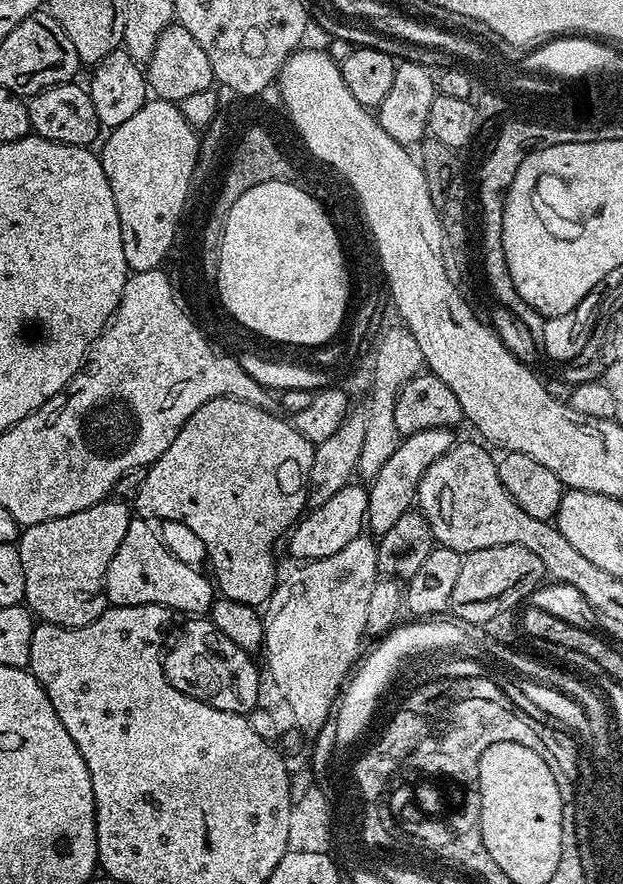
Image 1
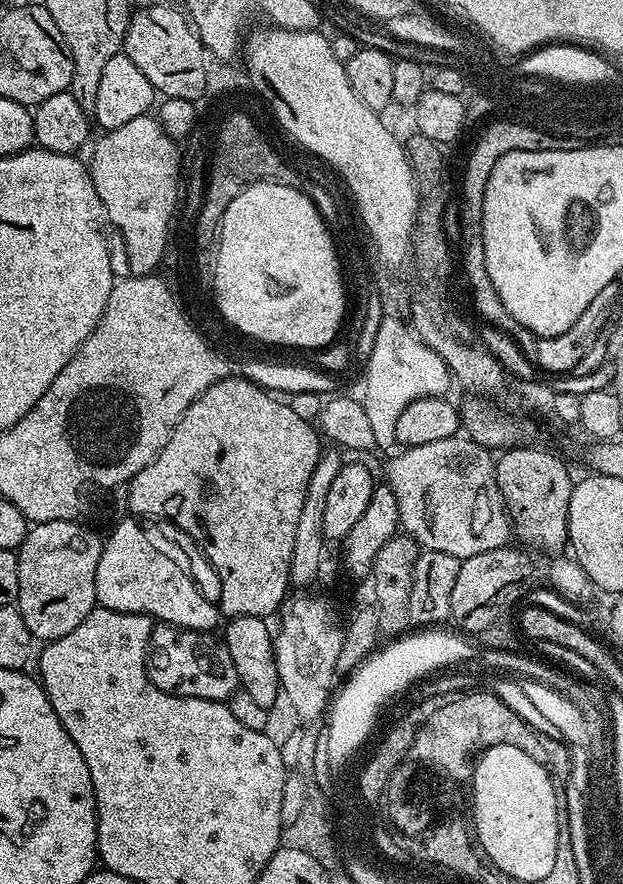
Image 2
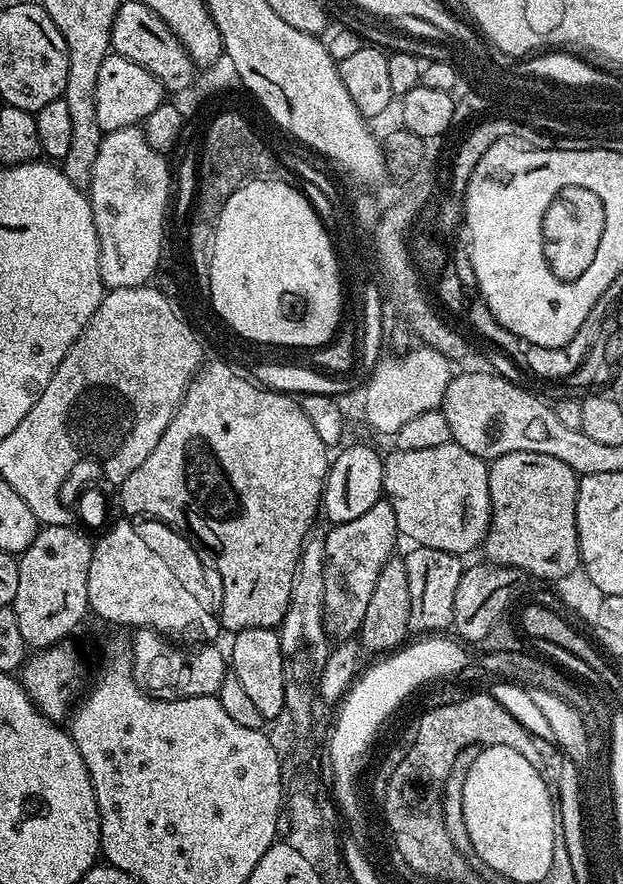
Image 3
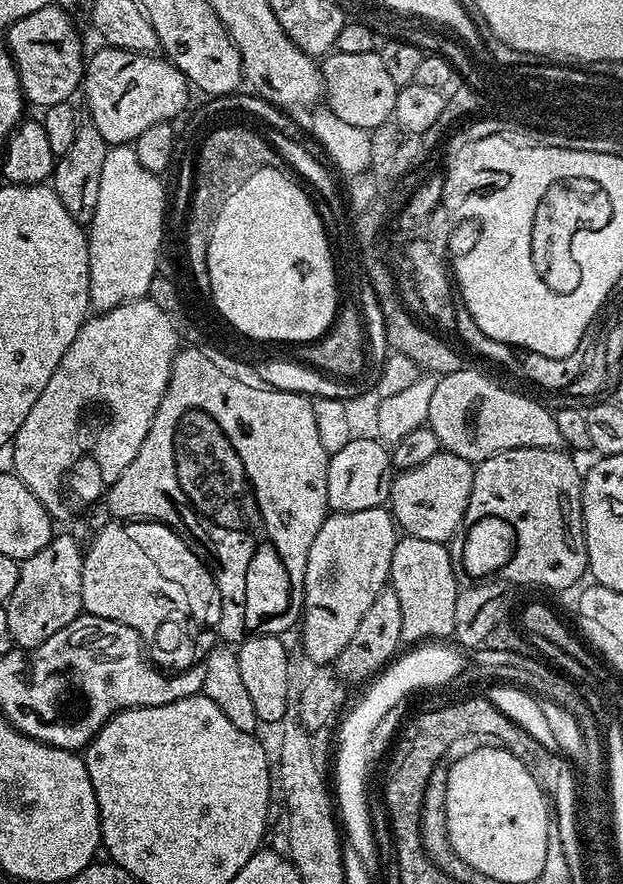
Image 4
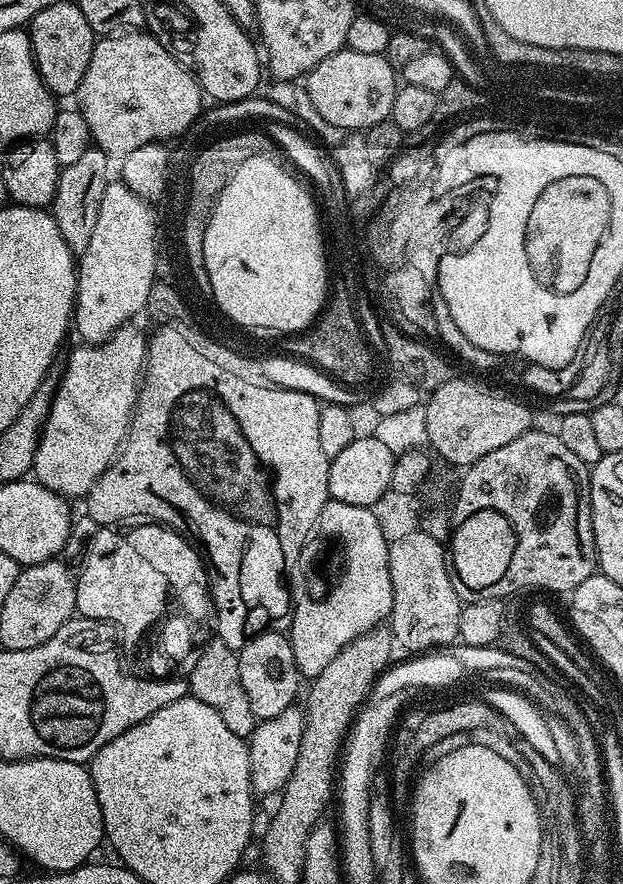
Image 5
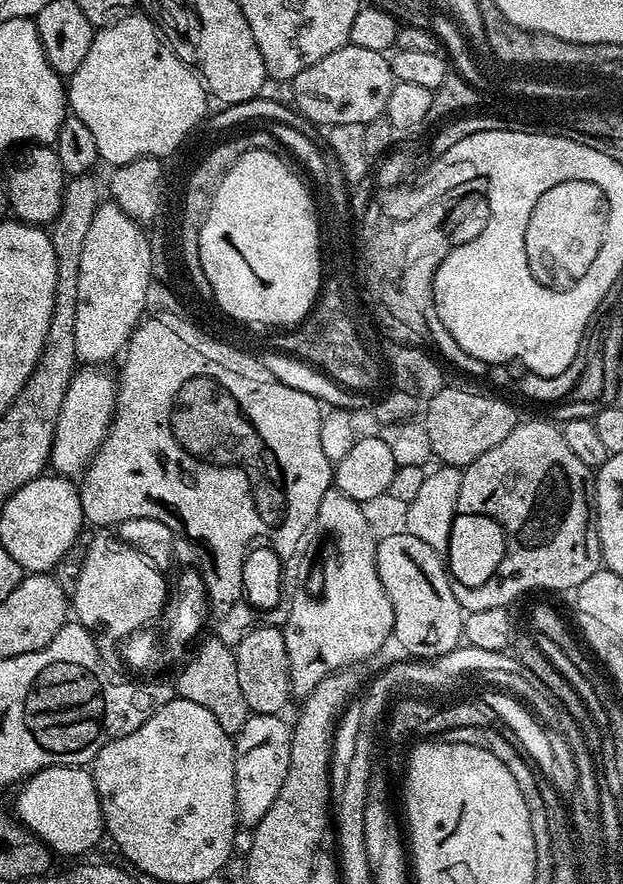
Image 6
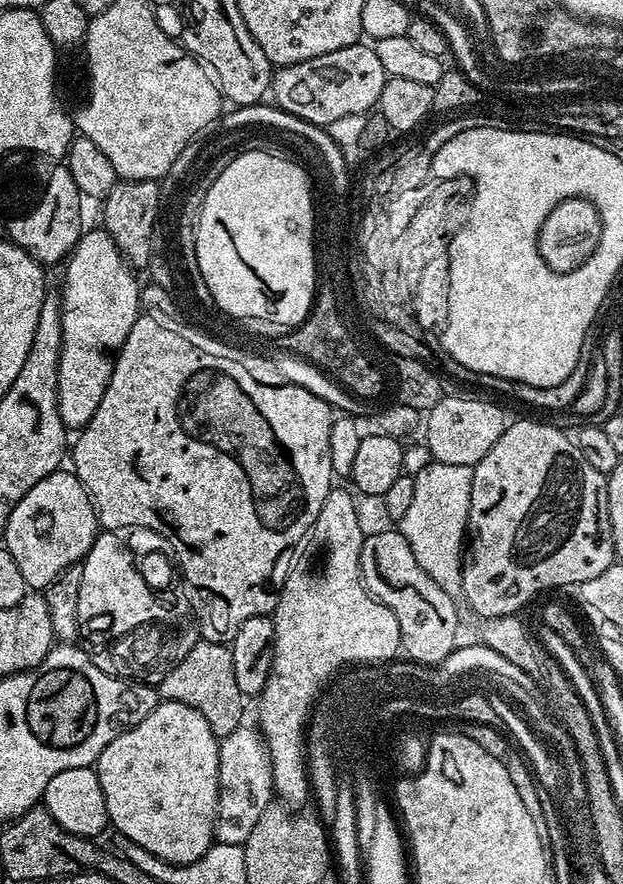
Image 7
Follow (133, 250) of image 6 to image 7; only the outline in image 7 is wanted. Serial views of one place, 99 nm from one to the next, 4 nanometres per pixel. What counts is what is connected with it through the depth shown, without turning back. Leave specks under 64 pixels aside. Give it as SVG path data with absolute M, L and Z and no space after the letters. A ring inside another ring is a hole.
M96 226L83 233L80 240L67 257L68 269L64 272L64 292L59 293L60 313L62 314L62 346L60 347L60 371L65 385L59 389L60 416L64 419L64 427L68 430L79 430L90 422L94 410L102 402L102 394L106 394L106 386L112 377L116 365L116 353L126 342L126 334L130 334L130 326L134 326L136 317L141 315L141 285L136 284L137 273L120 255L114 238Z

